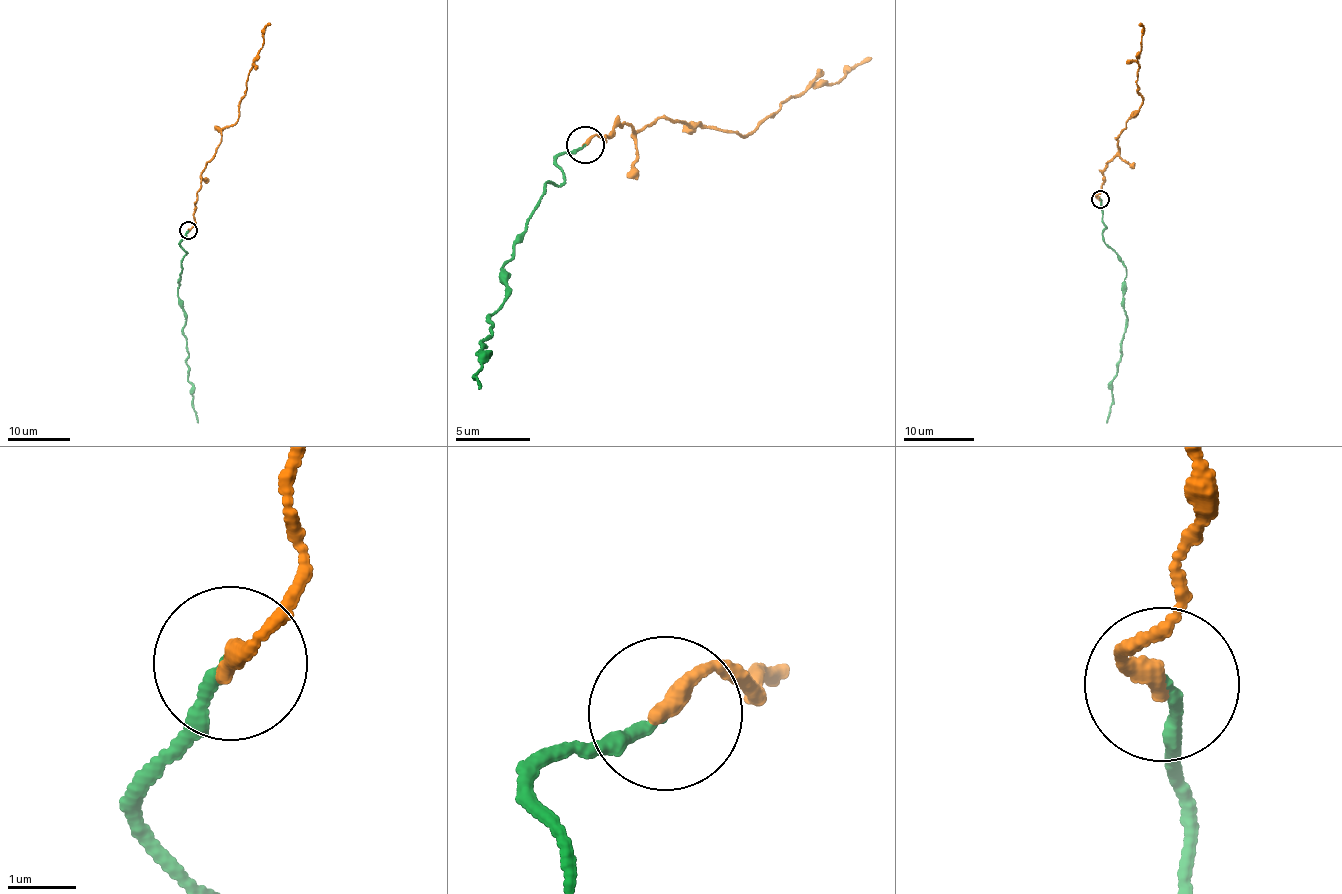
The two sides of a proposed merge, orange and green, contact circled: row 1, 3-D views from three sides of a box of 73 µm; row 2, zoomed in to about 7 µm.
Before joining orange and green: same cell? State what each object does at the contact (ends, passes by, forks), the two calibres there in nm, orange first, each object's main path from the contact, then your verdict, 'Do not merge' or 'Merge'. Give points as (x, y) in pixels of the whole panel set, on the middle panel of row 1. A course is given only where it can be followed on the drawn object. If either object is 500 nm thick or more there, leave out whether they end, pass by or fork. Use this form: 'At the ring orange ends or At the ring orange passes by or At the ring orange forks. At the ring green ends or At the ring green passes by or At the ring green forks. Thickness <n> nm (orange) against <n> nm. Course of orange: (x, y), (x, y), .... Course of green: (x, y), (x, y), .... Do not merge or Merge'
At the ring orange ends. At the ring green ends. Thickness 280 nm (orange) against 150 nm. Course of orange: (584, 143), (626, 120), (636, 131), (660, 117), (748, 135), (810, 82), (839, 84), (873, 58). Course of green: (584, 143), (558, 156), (561, 182), (500, 270), (506, 294), (486, 319), (479, 386). Do not merge

